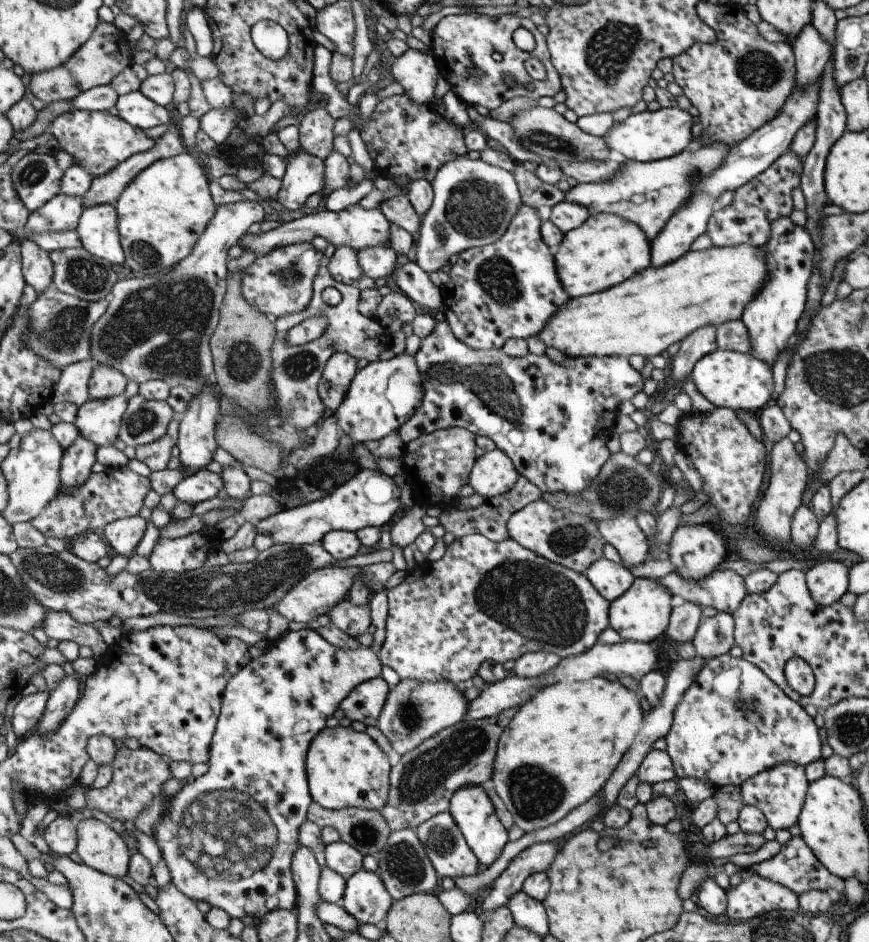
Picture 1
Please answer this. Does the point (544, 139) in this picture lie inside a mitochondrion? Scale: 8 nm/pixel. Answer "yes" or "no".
yes

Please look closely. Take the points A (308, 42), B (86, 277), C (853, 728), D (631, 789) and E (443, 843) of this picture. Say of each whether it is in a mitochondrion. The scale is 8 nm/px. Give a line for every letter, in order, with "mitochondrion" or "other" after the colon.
A: other
B: mitochondrion
C: mitochondrion
D: other
E: mitochondrion

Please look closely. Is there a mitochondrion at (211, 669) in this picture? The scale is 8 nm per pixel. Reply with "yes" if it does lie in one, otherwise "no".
no

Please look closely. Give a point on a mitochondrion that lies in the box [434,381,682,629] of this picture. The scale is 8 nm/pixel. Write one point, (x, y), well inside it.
(622, 489)

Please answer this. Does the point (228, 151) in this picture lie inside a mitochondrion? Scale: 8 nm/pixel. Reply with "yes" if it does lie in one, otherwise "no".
no

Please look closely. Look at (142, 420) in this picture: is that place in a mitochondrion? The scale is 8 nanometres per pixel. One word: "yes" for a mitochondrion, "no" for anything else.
yes

